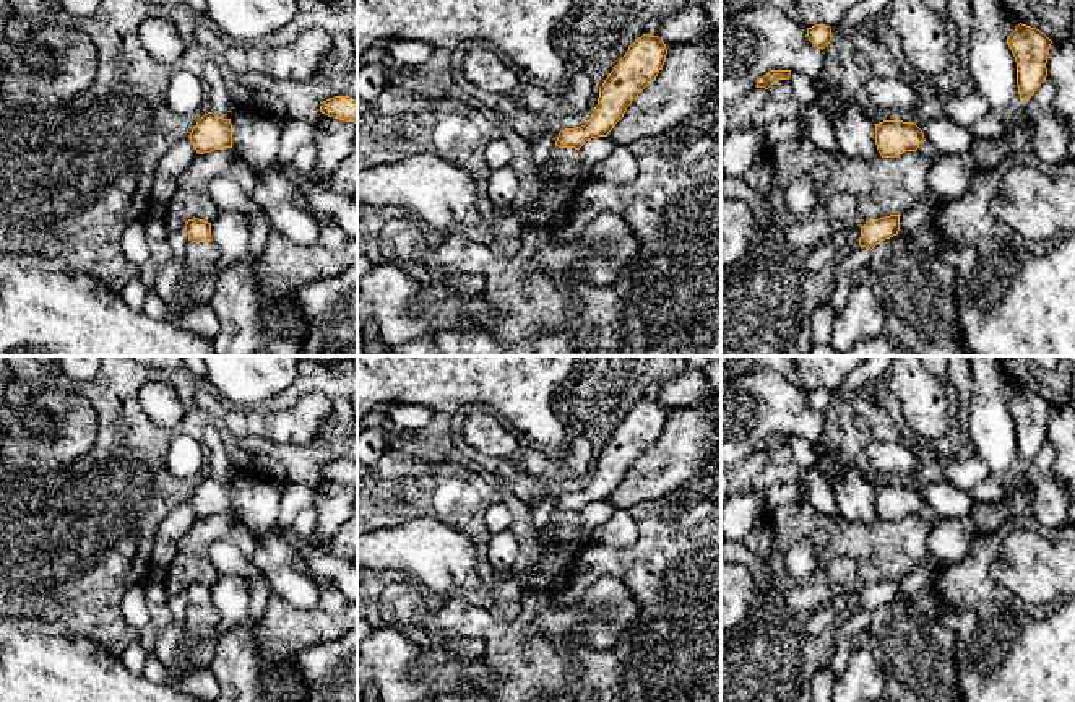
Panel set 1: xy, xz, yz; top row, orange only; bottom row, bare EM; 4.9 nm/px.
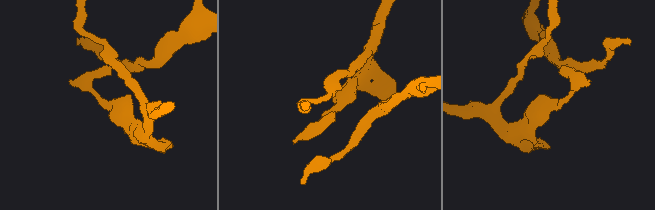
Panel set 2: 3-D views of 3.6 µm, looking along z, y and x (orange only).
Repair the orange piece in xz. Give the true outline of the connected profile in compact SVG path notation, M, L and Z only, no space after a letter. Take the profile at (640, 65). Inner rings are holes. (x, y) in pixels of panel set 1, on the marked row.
M643 34L635 39L599 88L591 119L581 127L560 130L555 146L580 150L591 138L607 136L632 101L656 80L666 55L659 36Z

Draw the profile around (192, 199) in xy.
M232 148L203 153L177 179L177 188L164 208L162 226L167 232L185 229L188 219L214 221L222 210L209 195L214 177L235 180L250 197L258 180L258 167L247 164Z

